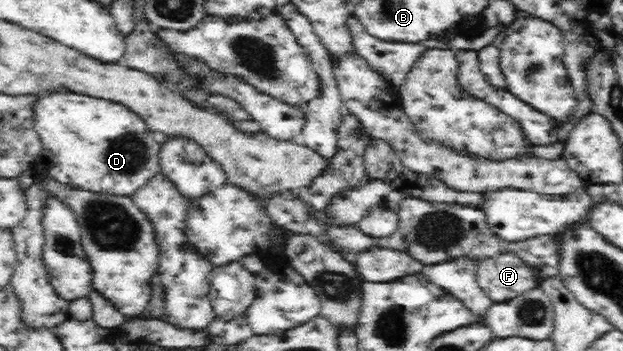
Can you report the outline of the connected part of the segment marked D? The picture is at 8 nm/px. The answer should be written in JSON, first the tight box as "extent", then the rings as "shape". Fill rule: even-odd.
{"extent":[34,90,161,197],"shape":[[[58,90],[54,94],[44,94],[38,98],[36,106],[34,106],[34,128],[40,133],[40,139],[44,143],[42,157],[50,161],[49,177],[60,185],[69,185],[82,191],[92,193],[107,193],[116,197],[132,197],[139,189],[142,189],[156,174],[161,173],[160,165],[160,147],[161,138],[156,133],[148,129],[148,125],[144,119],[136,114],[136,111],[128,108],[126,105],[114,102],[110,99],[91,97],[85,94],[68,93],[66,90]]]}

